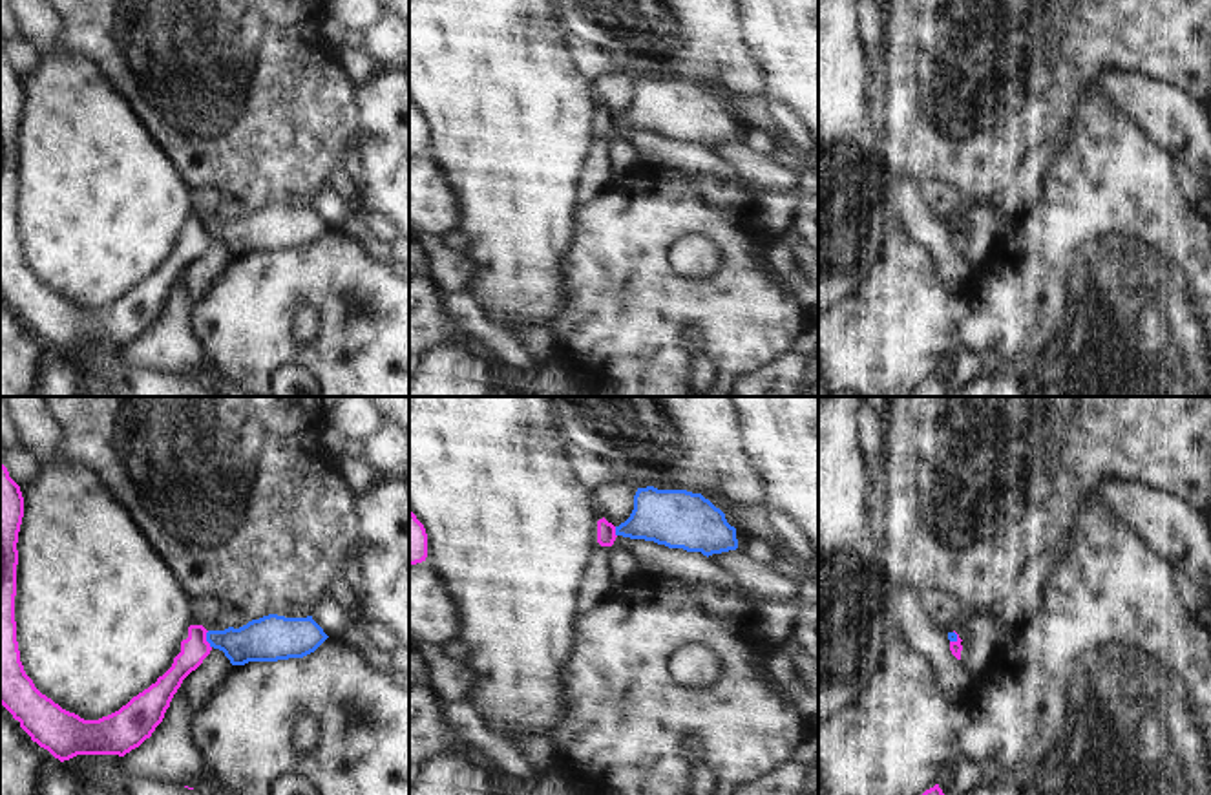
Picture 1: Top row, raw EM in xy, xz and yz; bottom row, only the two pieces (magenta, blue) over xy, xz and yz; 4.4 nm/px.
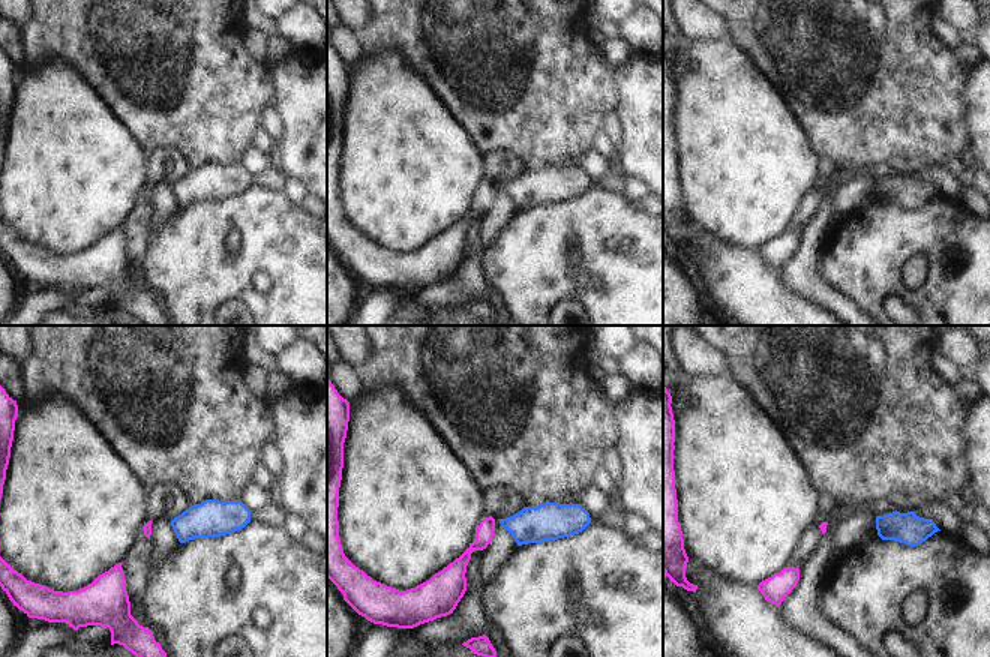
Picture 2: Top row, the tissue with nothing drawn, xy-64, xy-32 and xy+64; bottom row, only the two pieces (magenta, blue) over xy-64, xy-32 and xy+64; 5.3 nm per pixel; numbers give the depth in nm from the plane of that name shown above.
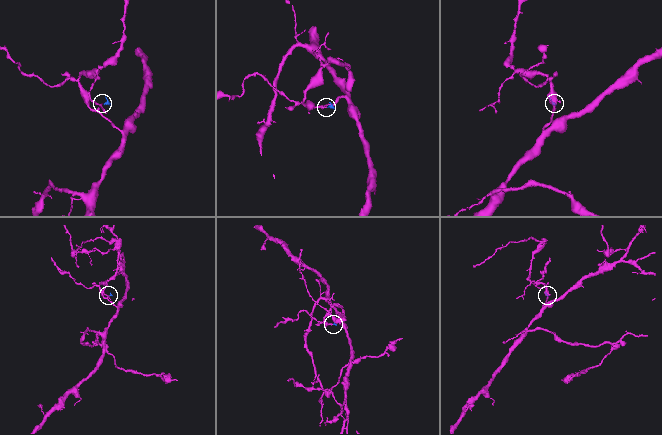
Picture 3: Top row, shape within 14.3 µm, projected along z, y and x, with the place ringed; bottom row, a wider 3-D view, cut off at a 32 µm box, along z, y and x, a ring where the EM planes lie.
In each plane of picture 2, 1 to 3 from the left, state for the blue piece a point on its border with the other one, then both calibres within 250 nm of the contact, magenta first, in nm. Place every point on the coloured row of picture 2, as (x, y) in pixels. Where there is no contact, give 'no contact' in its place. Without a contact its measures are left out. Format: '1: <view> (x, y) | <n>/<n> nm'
1: no contact
2: no contact
3: no contact

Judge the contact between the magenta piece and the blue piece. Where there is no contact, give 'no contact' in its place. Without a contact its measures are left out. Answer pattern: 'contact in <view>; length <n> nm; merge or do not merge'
contact in xy; length 80 nm; do not merge

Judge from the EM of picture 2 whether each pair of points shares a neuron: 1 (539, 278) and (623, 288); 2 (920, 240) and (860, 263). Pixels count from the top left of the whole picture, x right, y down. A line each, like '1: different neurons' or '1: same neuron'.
1: same neuron
2: same neuron

